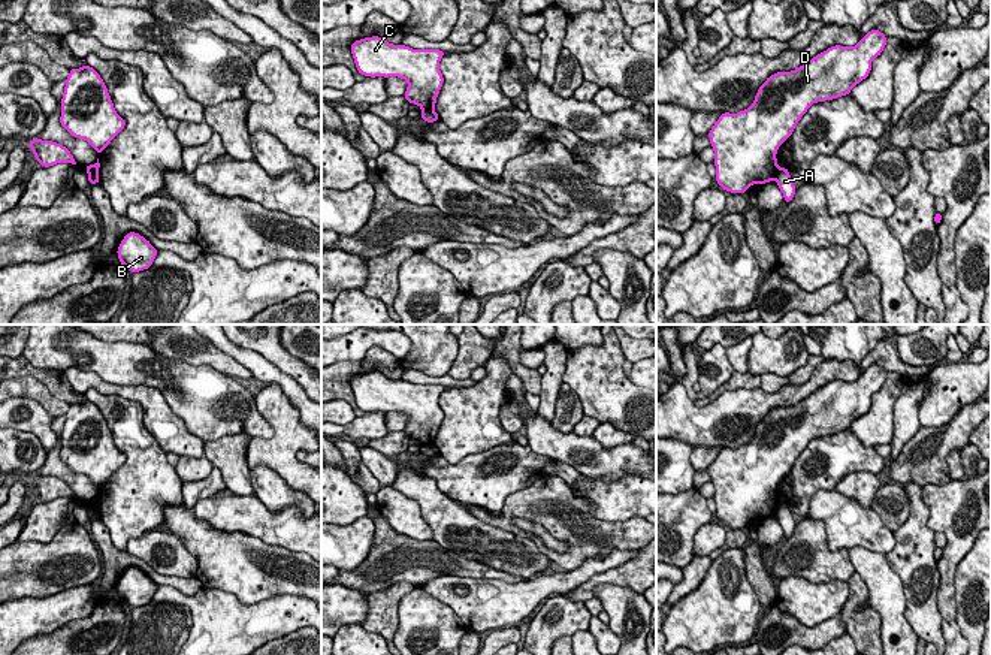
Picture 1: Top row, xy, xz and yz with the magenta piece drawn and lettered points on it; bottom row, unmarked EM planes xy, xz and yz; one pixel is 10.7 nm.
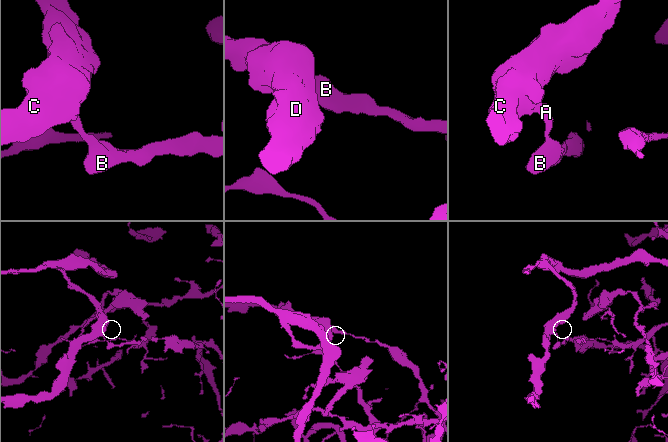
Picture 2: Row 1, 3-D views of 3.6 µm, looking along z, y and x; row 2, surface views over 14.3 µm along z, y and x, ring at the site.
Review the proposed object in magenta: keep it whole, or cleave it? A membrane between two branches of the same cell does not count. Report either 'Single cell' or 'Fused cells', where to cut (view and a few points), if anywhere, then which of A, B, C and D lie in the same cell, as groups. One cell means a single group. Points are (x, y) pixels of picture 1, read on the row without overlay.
Fused cells. Split along yz (779, 503), (773, 513). Groups: A B / C D

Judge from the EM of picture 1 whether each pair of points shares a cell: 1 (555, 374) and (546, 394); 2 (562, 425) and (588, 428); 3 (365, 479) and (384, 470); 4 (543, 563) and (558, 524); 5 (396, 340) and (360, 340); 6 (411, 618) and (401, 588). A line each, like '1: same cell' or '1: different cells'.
1: same cell
2: same cell
3: different cells
4: different cells
5: same cell
6: different cells

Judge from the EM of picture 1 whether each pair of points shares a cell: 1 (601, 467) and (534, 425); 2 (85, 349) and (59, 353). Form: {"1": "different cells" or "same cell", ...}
{"1": "same cell", "2": "same cell"}

